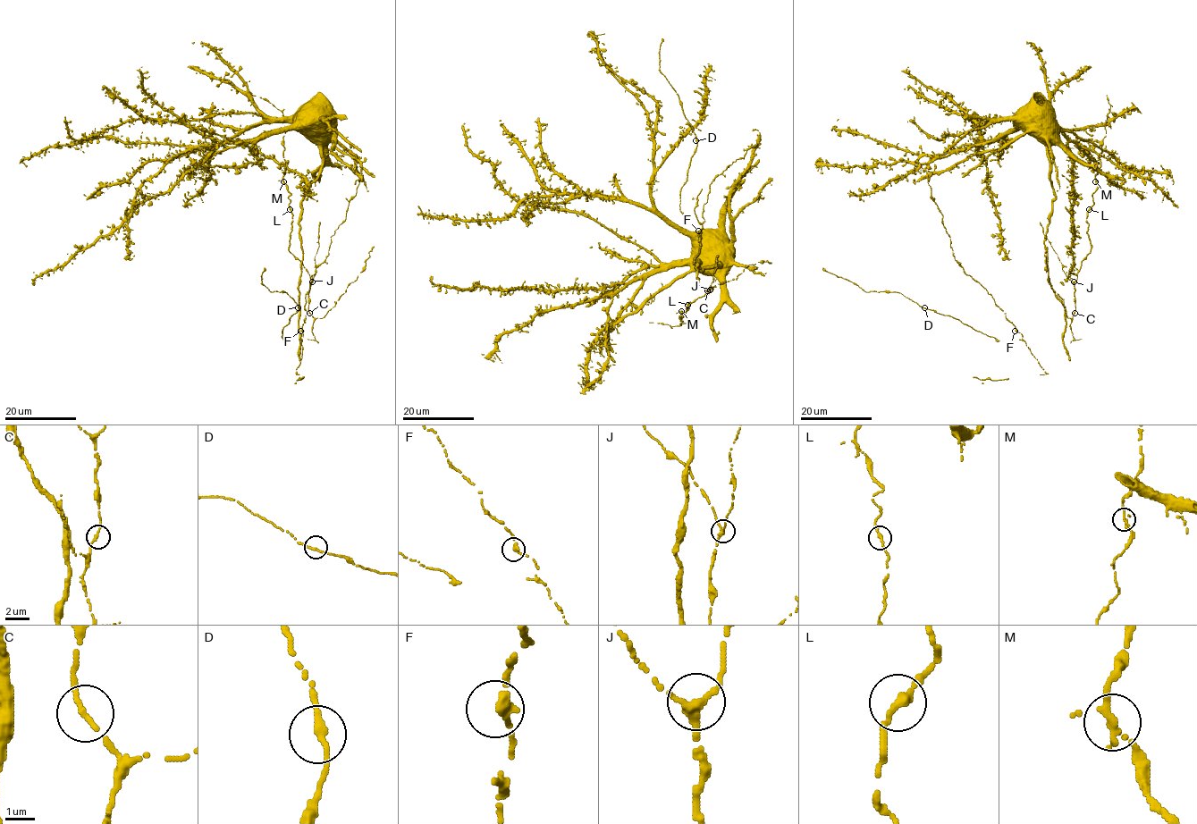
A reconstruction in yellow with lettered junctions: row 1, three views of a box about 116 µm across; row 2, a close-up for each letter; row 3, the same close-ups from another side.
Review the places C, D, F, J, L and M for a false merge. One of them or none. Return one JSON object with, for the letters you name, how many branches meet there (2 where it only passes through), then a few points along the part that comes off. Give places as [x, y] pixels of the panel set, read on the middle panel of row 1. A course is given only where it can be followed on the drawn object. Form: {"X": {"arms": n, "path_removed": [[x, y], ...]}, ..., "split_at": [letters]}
{"split_at": []}

